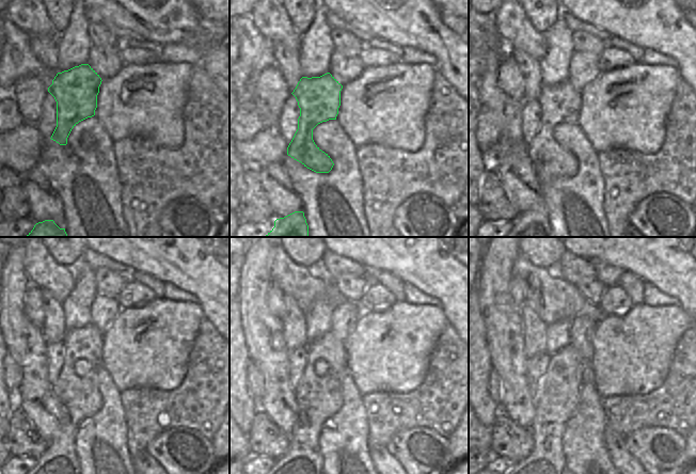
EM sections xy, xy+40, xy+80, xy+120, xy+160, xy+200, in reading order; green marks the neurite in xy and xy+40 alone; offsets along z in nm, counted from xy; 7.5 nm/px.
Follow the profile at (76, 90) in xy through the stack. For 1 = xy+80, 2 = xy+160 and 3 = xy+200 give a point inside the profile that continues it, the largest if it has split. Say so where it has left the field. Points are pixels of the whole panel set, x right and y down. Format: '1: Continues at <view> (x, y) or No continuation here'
1: Continues at xy+80 (559, 104)
2: Continues at xy+160 (318, 397)
3: Continues at xy+200 (556, 397).

